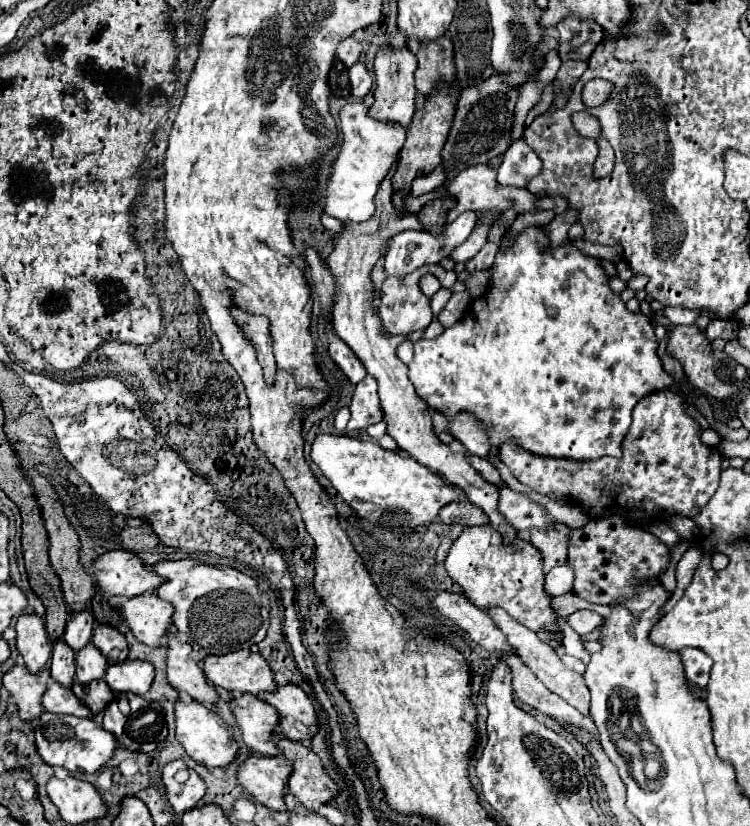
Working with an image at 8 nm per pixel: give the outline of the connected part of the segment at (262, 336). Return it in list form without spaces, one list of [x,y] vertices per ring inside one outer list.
[[[232,309],[234,319],[238,321],[238,325],[244,329],[246,337],[252,341],[256,355],[258,355],[258,363],[264,369],[264,379],[268,385],[272,385],[274,381],[274,373],[276,373],[276,361],[272,355],[272,337],[268,331],[268,319],[266,317],[254,317],[250,313],[244,313],[240,309]]]

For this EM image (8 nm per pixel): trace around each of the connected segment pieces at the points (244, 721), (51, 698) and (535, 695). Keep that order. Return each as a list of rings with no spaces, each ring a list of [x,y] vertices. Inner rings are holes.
[[[242,695],[232,701],[234,717],[242,729],[244,743],[258,755],[280,755],[280,749],[272,741],[272,735],[276,733],[280,725],[280,713],[258,699],[256,695]]]
[[[50,683],[48,691],[44,693],[44,709],[50,713],[74,715],[74,717],[88,717],[94,719],[94,713],[74,697],[72,689],[64,689],[60,683]]]
[[[500,655],[500,659],[504,659],[510,665],[510,669],[512,669],[512,675],[514,675],[512,685],[514,685],[514,691],[520,697],[520,701],[528,703],[530,707],[538,709],[544,715],[550,715],[552,719],[556,719],[562,725],[568,721],[568,723],[572,723],[572,725],[576,725],[580,729],[588,729],[598,739],[596,725],[592,723],[592,719],[586,717],[586,715],[582,715],[580,711],[576,711],[572,705],[568,705],[556,693],[548,691],[538,681],[538,677],[520,661],[518,655],[512,655],[512,657],[510,655]]]

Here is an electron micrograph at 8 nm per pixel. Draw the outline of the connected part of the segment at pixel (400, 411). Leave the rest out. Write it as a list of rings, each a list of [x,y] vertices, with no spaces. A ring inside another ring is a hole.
[[[394,167],[388,173],[388,177],[382,181],[380,191],[374,199],[376,203],[376,213],[372,221],[364,223],[346,223],[346,231],[338,233],[334,237],[334,251],[328,257],[328,267],[332,269],[332,277],[336,277],[336,307],[332,307],[334,313],[334,331],[338,337],[358,355],[358,359],[364,363],[368,375],[372,375],[378,381],[378,395],[380,395],[380,407],[384,413],[384,421],[388,423],[388,435],[400,445],[400,449],[408,451],[414,461],[420,465],[436,471],[442,479],[448,483],[456,485],[462,489],[462,493],[476,505],[480,507],[488,519],[490,525],[502,533],[506,543],[512,543],[518,537],[518,531],[512,529],[498,511],[498,487],[488,483],[466,459],[466,453],[454,453],[448,445],[444,445],[438,435],[432,429],[432,417],[430,409],[424,405],[420,397],[416,397],[416,391],[408,379],[408,367],[396,357],[396,347],[406,339],[406,337],[384,337],[380,331],[380,319],[376,311],[372,309],[374,301],[374,289],[370,281],[370,271],[374,263],[380,257],[380,249],[390,241],[392,235],[404,231],[404,229],[416,229],[424,231],[416,215],[406,215],[400,217],[392,205],[392,179]]]

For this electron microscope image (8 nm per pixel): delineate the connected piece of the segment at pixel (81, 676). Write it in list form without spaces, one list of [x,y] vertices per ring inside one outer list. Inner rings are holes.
[[[92,643],[76,653],[76,681],[82,685],[92,683],[94,679],[102,679],[106,667],[106,657]]]

